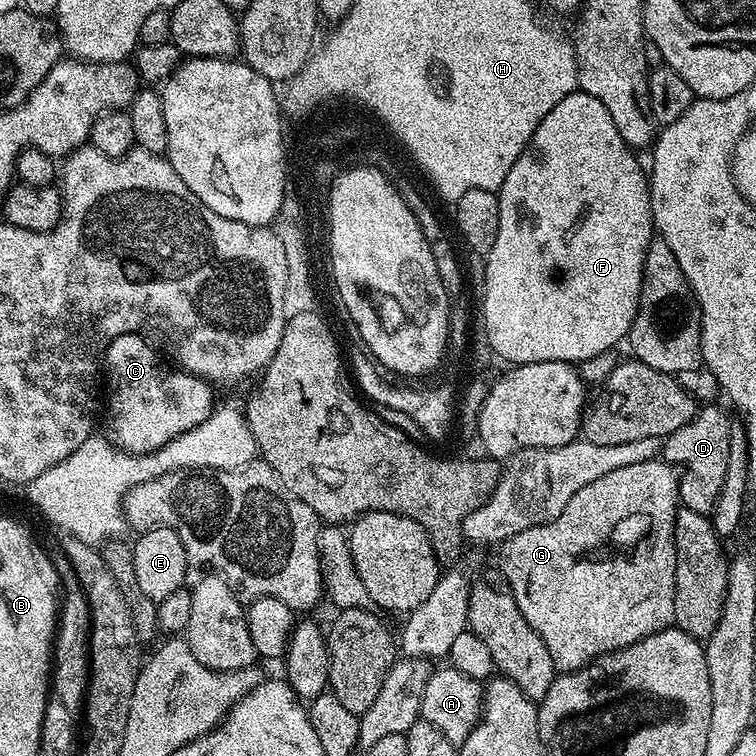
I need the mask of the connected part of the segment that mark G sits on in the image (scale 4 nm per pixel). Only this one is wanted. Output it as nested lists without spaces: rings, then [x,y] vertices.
[[[663,458],[650,462],[637,462],[635,466],[622,466],[603,478],[590,482],[590,486],[582,486],[570,502],[566,502],[566,510],[558,514],[549,524],[539,524],[530,530],[522,530],[522,534],[514,534],[514,538],[505,540],[500,552],[499,571],[504,573],[506,582],[512,591],[514,602],[518,602],[518,610],[522,610],[522,618],[530,622],[532,629],[539,634],[542,642],[546,642],[546,650],[550,650],[557,673],[573,672],[586,666],[591,660],[605,656],[608,652],[617,652],[650,634],[660,632],[675,621],[674,614],[674,574],[676,573],[676,547],[674,546],[674,524],[676,510],[680,504],[680,478],[677,469]]]

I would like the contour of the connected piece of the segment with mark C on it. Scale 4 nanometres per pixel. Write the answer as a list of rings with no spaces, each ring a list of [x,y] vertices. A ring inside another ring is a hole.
[[[122,334],[114,338],[104,352],[102,368],[106,376],[108,372],[106,436],[124,452],[156,452],[166,446],[166,442],[206,422],[214,410],[213,385],[200,376],[169,366],[161,353],[142,336]]]

